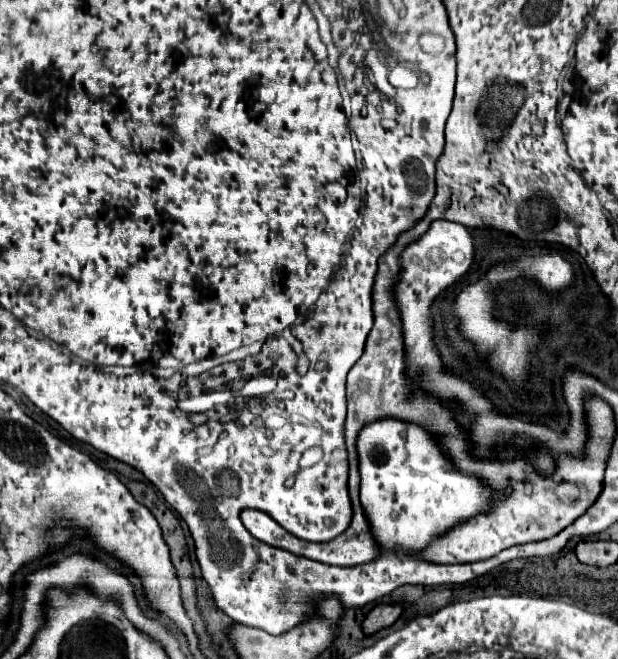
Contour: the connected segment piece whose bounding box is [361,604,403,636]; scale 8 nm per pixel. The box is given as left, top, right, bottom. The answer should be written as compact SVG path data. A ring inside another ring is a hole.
M379 604L379 606L375 606L375 608L365 616L365 620L363 620L363 624L361 624L365 636L371 636L371 634L379 632L381 628L391 626L391 624L399 618L401 610L403 610L403 608L397 606L397 604Z

